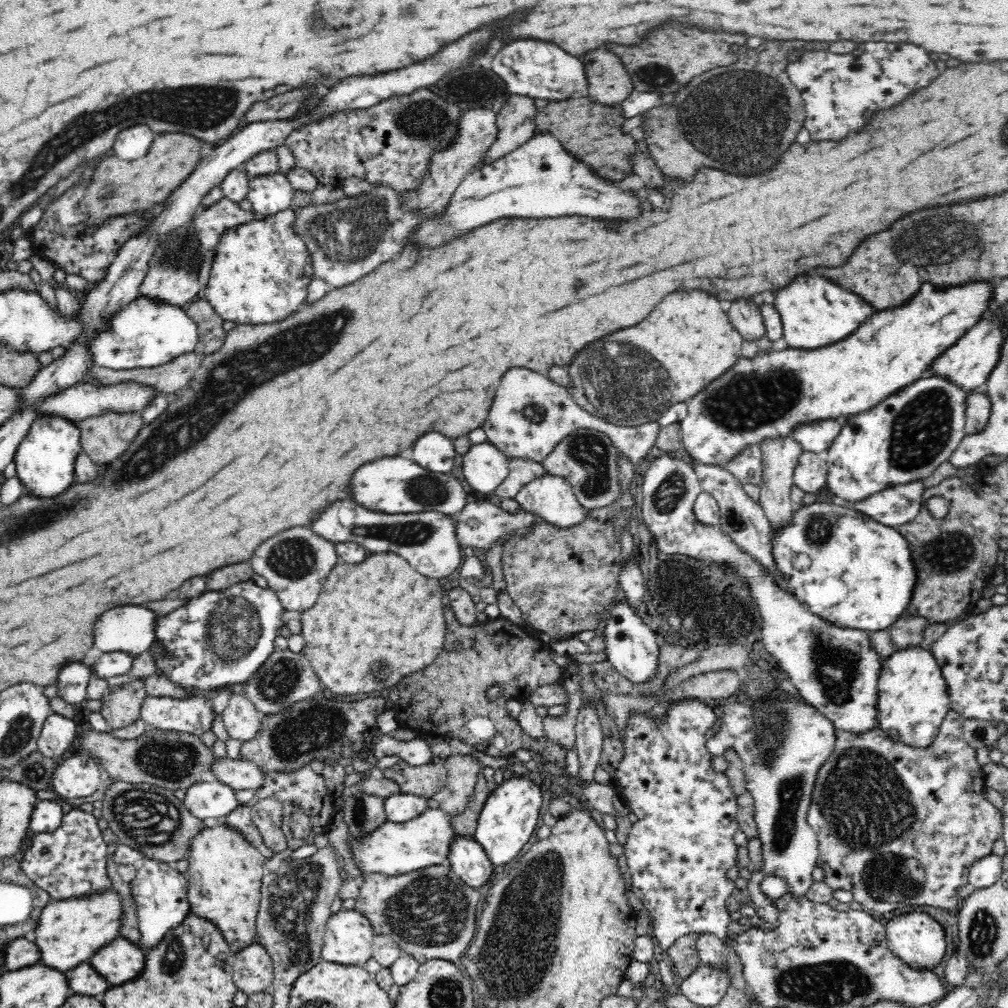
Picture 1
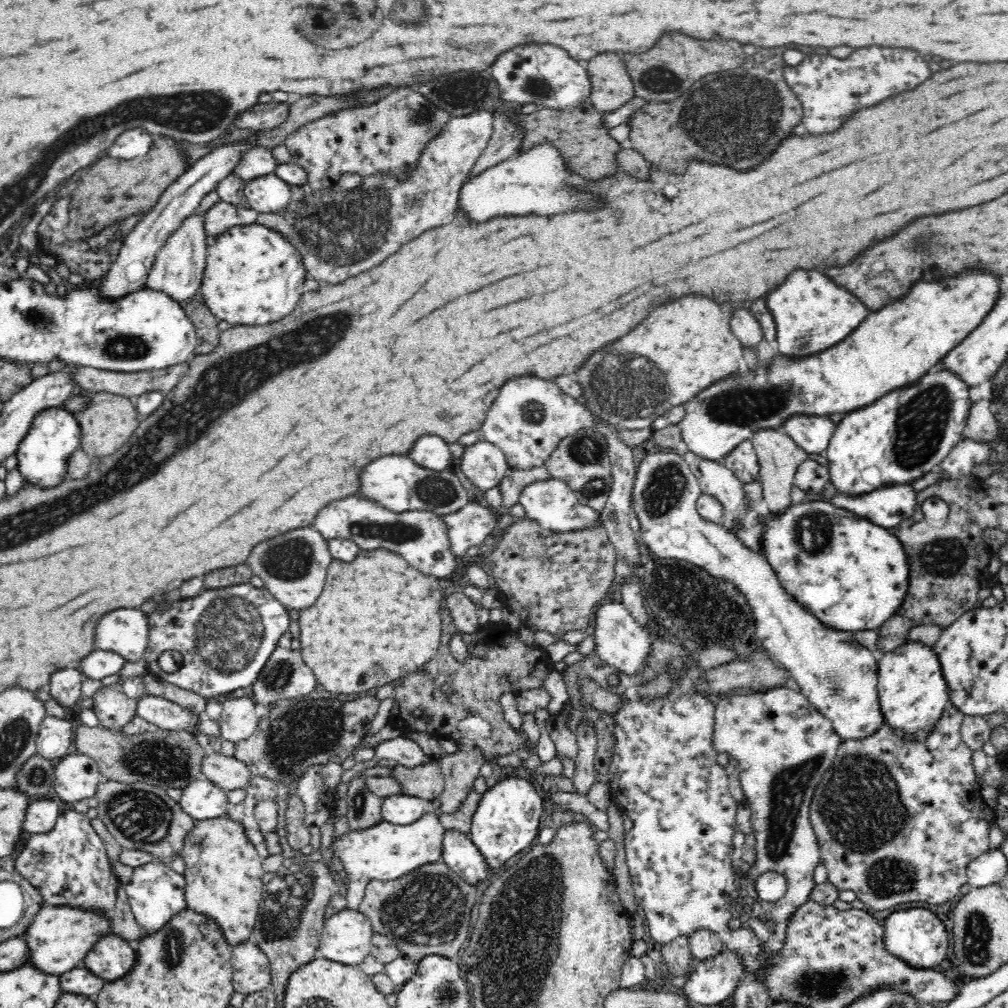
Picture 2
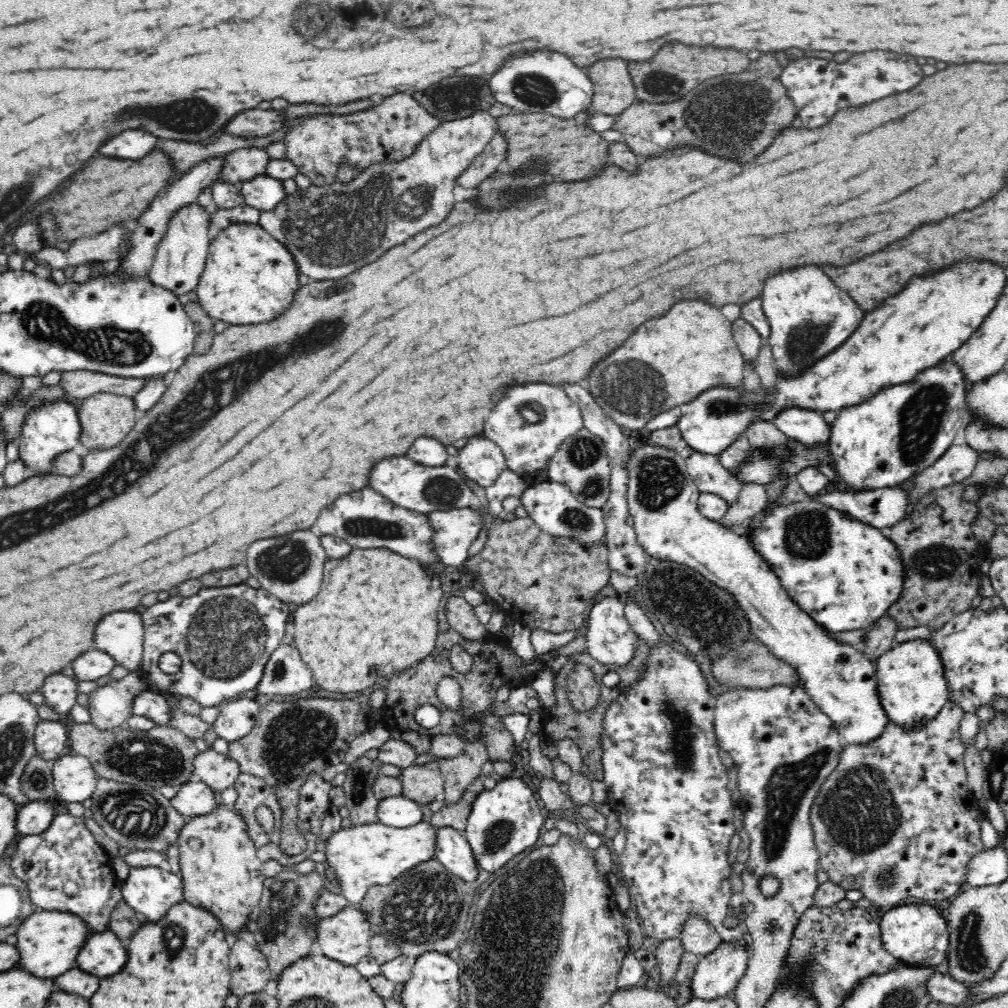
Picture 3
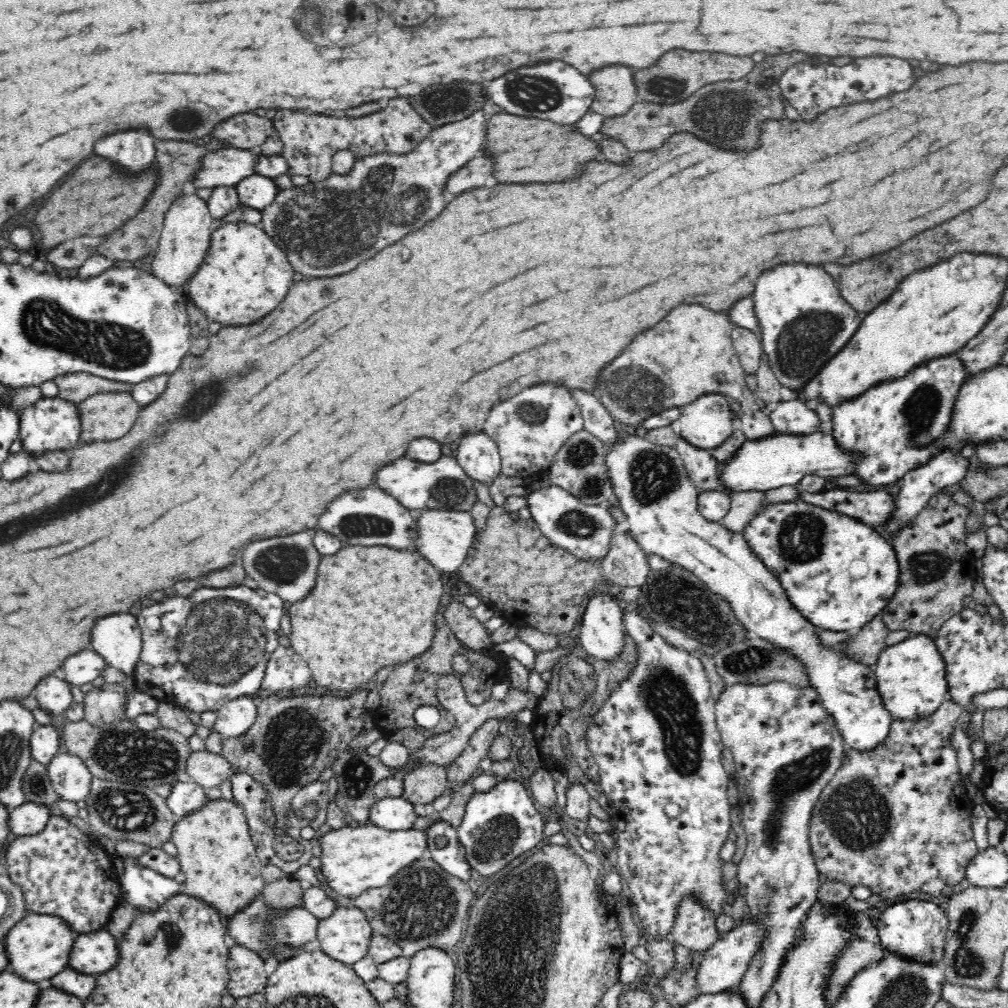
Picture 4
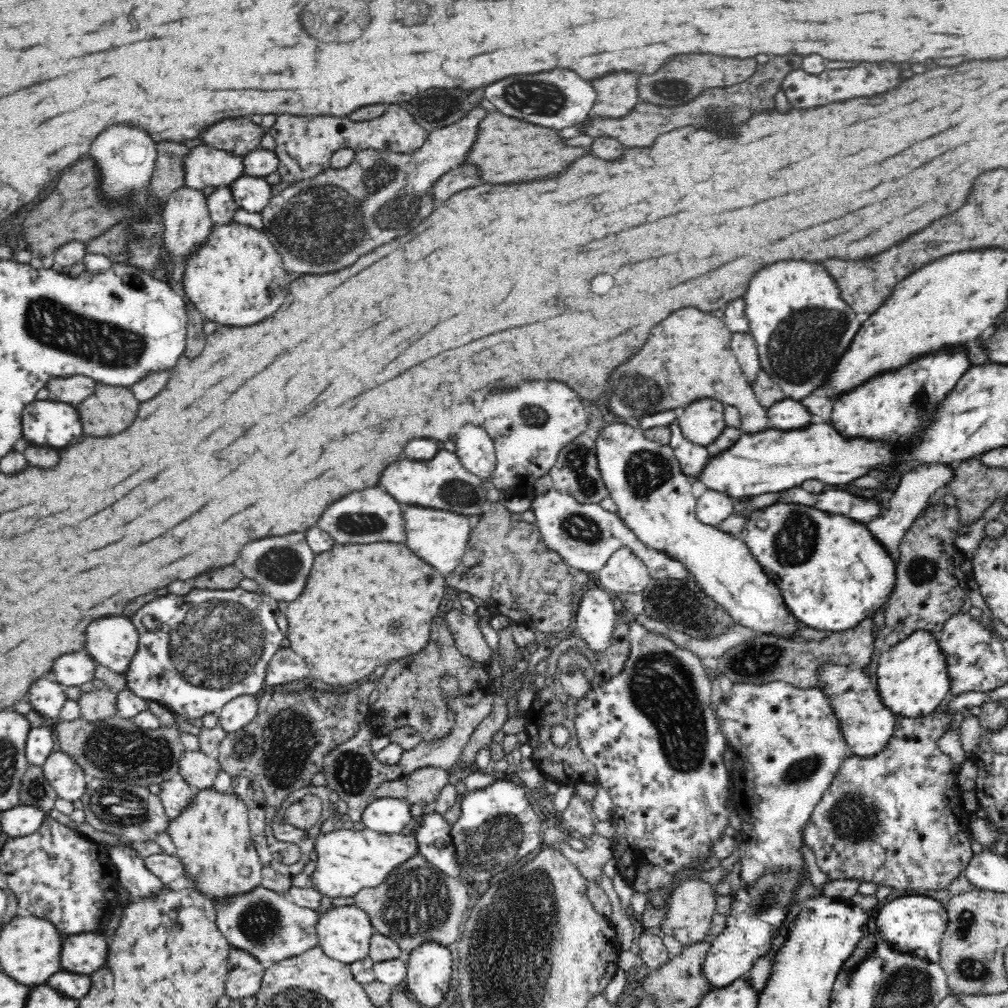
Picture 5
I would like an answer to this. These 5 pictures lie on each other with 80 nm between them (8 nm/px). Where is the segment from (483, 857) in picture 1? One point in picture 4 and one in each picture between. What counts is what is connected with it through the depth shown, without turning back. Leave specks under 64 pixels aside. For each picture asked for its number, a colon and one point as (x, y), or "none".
2: (459, 853)
3: (452, 850)
4: (444, 847)

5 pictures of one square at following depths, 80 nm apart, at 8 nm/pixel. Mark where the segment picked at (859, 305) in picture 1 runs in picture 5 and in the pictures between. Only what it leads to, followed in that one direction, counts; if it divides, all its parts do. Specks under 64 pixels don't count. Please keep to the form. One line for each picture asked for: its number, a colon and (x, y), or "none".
2: (811, 313)
3: (809, 317)
4: (804, 322)
5: (801, 326)

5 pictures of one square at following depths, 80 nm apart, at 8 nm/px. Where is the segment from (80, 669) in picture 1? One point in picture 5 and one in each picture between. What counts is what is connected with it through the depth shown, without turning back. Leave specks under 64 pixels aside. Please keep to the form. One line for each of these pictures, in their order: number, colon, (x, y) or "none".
2: (64, 686)
3: (60, 690)
4: (53, 694)
5: (46, 696)

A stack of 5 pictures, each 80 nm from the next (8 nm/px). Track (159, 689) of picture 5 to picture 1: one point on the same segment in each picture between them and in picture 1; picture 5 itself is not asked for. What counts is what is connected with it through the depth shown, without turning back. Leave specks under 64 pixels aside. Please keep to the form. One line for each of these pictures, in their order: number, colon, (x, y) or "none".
1: (221, 638)
2: (225, 635)
3: (224, 636)
4: (200, 652)

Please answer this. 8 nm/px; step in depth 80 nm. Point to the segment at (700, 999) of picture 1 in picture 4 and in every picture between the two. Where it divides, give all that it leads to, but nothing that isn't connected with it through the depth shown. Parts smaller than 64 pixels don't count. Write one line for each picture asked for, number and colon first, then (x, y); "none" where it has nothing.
2: (712, 981)
3: (717, 974)
4: (725, 963)

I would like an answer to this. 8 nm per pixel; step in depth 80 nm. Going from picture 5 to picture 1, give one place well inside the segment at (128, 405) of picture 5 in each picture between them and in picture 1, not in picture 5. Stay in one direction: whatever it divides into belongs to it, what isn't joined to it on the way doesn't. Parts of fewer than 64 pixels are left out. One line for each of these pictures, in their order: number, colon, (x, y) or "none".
1: (104, 437)
2: (109, 422)
3: (105, 418)
4: (105, 416)

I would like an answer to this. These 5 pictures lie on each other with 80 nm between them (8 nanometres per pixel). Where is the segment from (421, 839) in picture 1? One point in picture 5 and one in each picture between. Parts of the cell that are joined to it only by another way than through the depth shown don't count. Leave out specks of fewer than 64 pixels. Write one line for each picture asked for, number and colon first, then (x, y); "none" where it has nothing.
2: (385, 851)
3: (362, 856)
4: (353, 859)
5: (348, 861)

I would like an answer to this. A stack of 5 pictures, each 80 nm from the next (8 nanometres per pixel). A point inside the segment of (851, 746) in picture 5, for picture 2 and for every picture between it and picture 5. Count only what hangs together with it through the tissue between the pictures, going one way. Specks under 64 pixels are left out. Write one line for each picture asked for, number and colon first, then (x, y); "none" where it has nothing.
2: (836, 674)
3: (662, 499)
4: (649, 480)

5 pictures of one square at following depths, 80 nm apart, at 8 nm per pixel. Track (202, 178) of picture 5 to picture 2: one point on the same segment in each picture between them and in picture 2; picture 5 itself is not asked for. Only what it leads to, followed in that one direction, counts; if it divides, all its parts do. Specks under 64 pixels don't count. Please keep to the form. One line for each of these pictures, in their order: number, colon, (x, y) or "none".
2: (258, 161)
3: (243, 164)
4: (226, 167)

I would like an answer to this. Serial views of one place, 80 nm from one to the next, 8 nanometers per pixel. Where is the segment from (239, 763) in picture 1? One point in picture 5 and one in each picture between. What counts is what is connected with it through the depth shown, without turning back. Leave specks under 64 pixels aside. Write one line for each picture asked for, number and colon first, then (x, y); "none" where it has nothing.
2: (227, 772)
3: (218, 771)
4: (208, 770)
5: (199, 770)

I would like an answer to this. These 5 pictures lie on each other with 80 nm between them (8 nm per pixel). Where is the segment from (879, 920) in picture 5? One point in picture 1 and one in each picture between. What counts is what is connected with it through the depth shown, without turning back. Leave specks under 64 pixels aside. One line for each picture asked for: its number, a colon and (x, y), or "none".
1: (917, 939)
2: (916, 936)
3: (917, 935)
4: (915, 929)

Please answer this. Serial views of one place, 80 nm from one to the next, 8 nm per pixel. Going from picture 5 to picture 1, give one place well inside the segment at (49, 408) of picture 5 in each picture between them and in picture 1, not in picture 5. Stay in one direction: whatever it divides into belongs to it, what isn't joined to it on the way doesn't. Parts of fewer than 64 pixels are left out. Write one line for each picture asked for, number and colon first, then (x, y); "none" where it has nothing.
1: (45, 458)
2: (54, 434)
3: (53, 428)
4: (52, 423)

